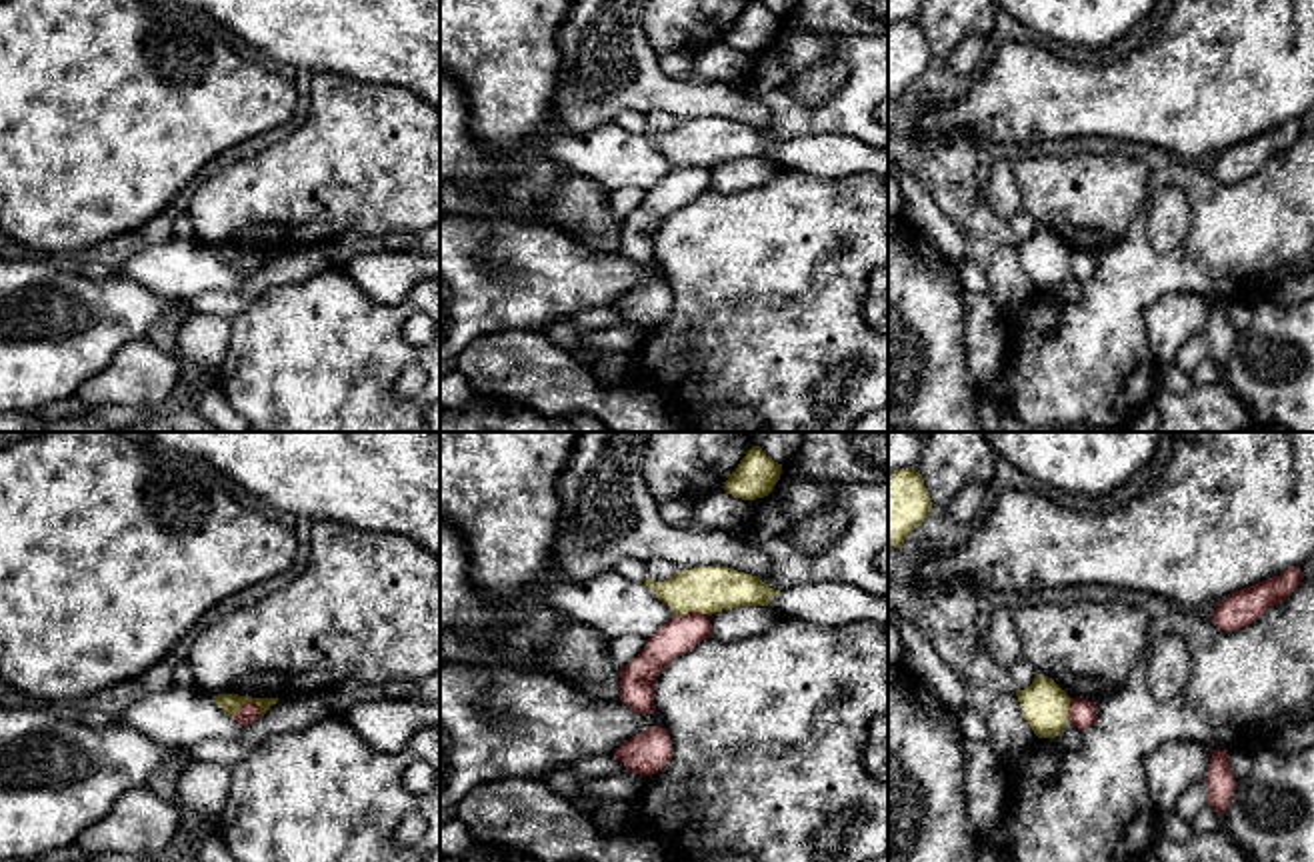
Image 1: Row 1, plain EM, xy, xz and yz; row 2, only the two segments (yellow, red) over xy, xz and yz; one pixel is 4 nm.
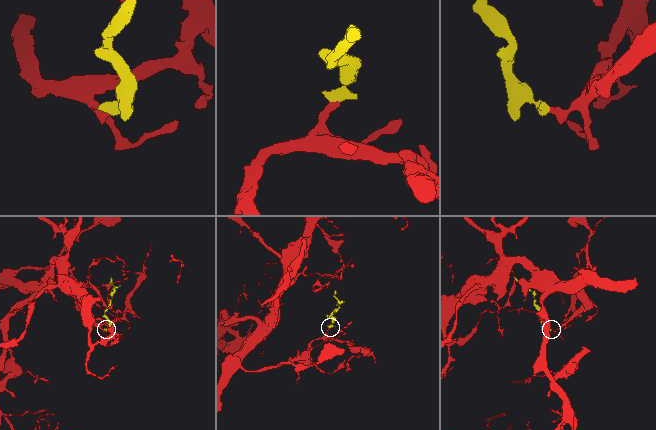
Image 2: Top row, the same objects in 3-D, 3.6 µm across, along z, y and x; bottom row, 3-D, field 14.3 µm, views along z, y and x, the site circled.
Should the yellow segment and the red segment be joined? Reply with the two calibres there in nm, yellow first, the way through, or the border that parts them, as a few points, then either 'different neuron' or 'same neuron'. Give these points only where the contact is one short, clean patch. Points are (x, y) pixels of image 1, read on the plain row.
calibres 80 and 80 nm; border xy (260, 258), (246, 254), (232, 268); different neuron

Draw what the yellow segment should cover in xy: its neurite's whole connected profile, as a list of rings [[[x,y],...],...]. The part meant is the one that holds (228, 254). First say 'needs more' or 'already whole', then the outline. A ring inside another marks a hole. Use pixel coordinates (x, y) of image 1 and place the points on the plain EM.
already whole; [[[218,246],[214,250],[216,250],[216,256],[230,270],[234,270],[234,266],[248,254],[256,254],[260,258],[260,270],[262,270],[266,262],[278,254],[278,250],[252,250],[252,248],[238,248],[238,246]]]

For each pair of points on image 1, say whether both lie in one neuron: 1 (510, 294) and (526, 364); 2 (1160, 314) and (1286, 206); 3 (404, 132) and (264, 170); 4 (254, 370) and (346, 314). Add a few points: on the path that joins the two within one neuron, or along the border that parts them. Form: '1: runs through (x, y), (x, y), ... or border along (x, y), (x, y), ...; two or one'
1: border along (542, 330), (486, 332), (472, 342); two
2: border along (1208, 300), (1166, 292), (1146, 318); two
3: runs through (370, 158), (298, 170); one
4: runs through (276, 370), (292, 368), (324, 336); one

